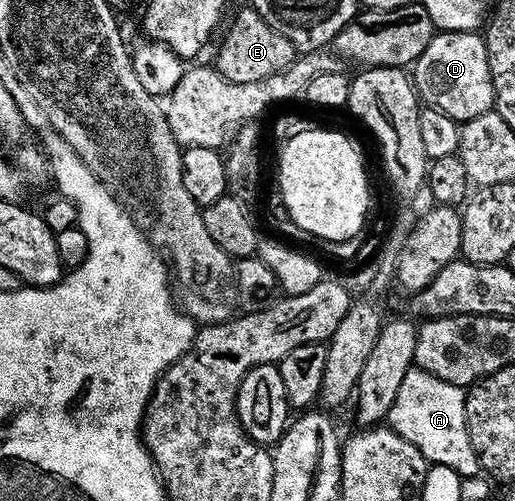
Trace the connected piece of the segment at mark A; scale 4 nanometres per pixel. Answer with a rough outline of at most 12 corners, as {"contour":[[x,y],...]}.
{"contour":[[410,371],[388,428],[429,465],[482,472],[462,386]]}

